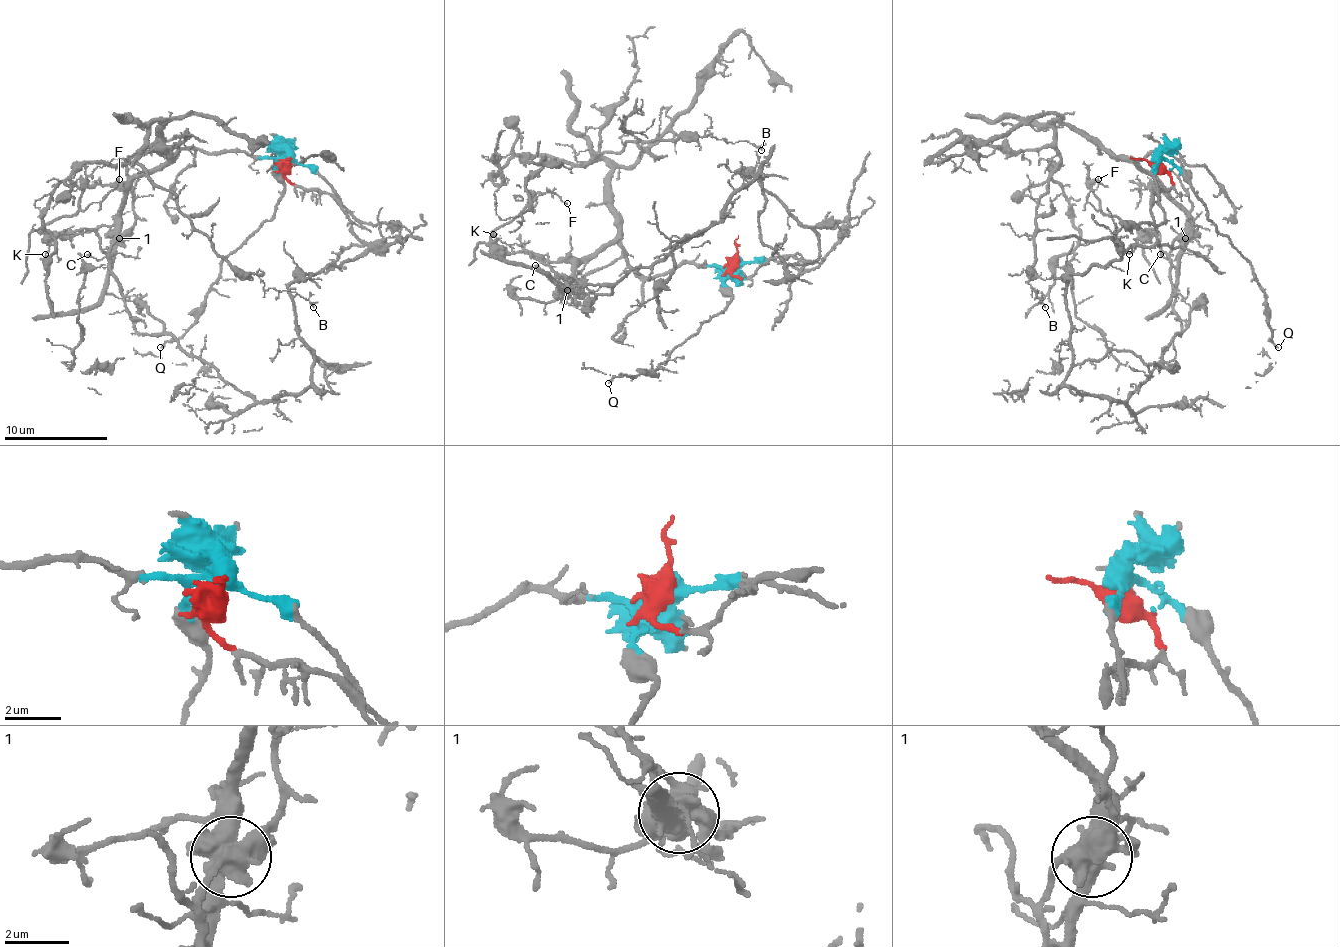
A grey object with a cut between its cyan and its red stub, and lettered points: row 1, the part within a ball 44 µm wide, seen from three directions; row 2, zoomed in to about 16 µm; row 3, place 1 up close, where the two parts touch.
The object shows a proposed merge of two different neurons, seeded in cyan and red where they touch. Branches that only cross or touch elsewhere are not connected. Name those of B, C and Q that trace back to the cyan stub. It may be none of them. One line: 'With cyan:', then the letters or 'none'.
With cyan: B, C, Q

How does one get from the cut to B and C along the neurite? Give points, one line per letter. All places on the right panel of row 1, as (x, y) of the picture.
B: (1157, 160), (1157, 152), (1172, 150), (1110, 157), (1056, 121), (1058, 168), (1038, 207), (1030, 284), (1045, 308)
C: (1157, 160), (1157, 152), (1172, 150), (1149, 152), (1139, 163), (1185, 214), (1185, 246), (1175, 259), (1159, 253)

